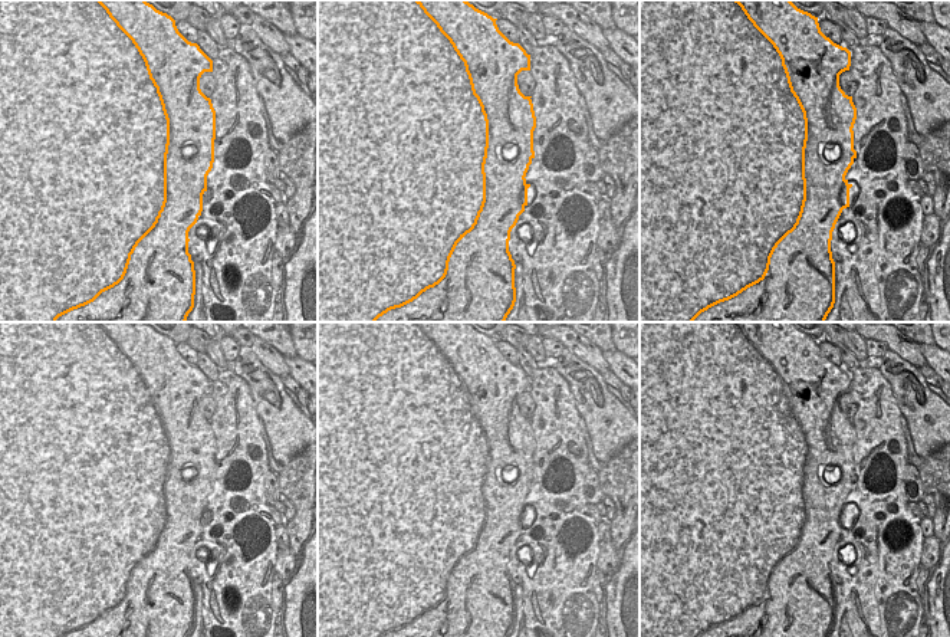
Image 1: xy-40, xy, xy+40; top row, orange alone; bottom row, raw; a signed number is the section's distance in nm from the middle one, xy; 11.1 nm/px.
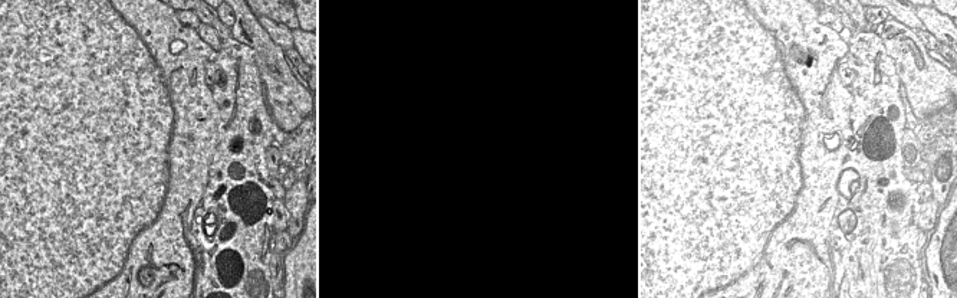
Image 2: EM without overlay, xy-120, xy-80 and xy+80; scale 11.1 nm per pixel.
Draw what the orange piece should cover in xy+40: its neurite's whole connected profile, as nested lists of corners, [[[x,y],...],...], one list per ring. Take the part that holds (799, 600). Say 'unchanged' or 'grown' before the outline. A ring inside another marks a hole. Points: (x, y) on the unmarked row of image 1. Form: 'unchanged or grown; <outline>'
grown; [[[640,322],[640,637],[828,637],[835,625],[835,584],[831,562],[844,531],[849,529],[845,500],[857,480],[852,418],[839,408],[839,397],[849,393],[851,374],[834,365],[819,349],[818,339],[798,331],[790,322]]]

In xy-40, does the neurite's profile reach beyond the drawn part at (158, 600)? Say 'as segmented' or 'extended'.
extended

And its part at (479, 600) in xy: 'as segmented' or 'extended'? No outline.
extended

